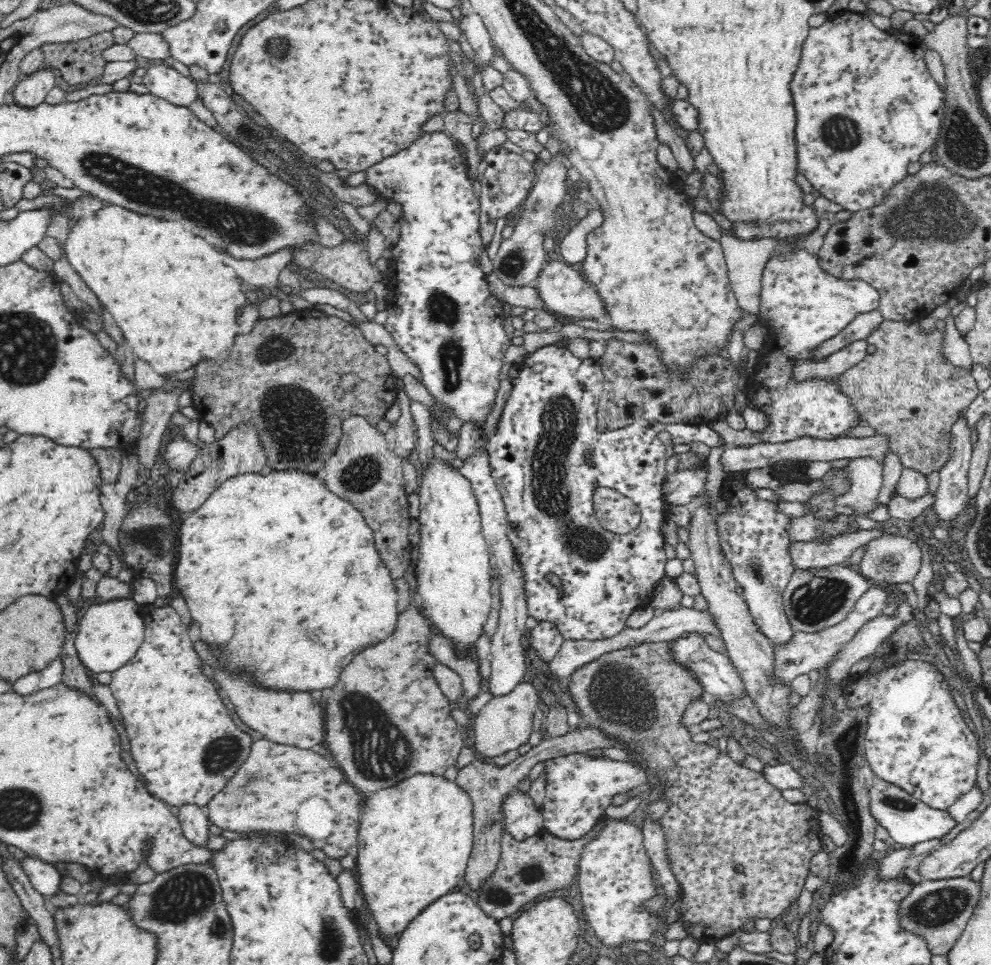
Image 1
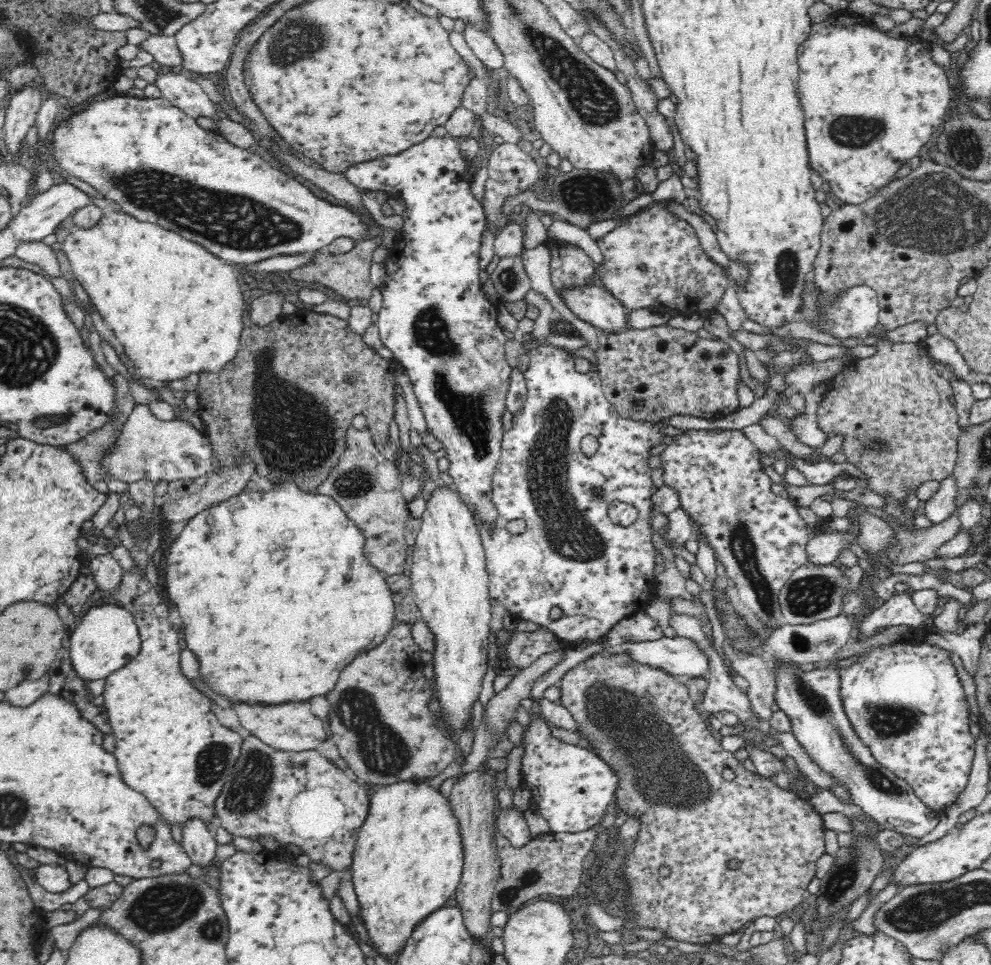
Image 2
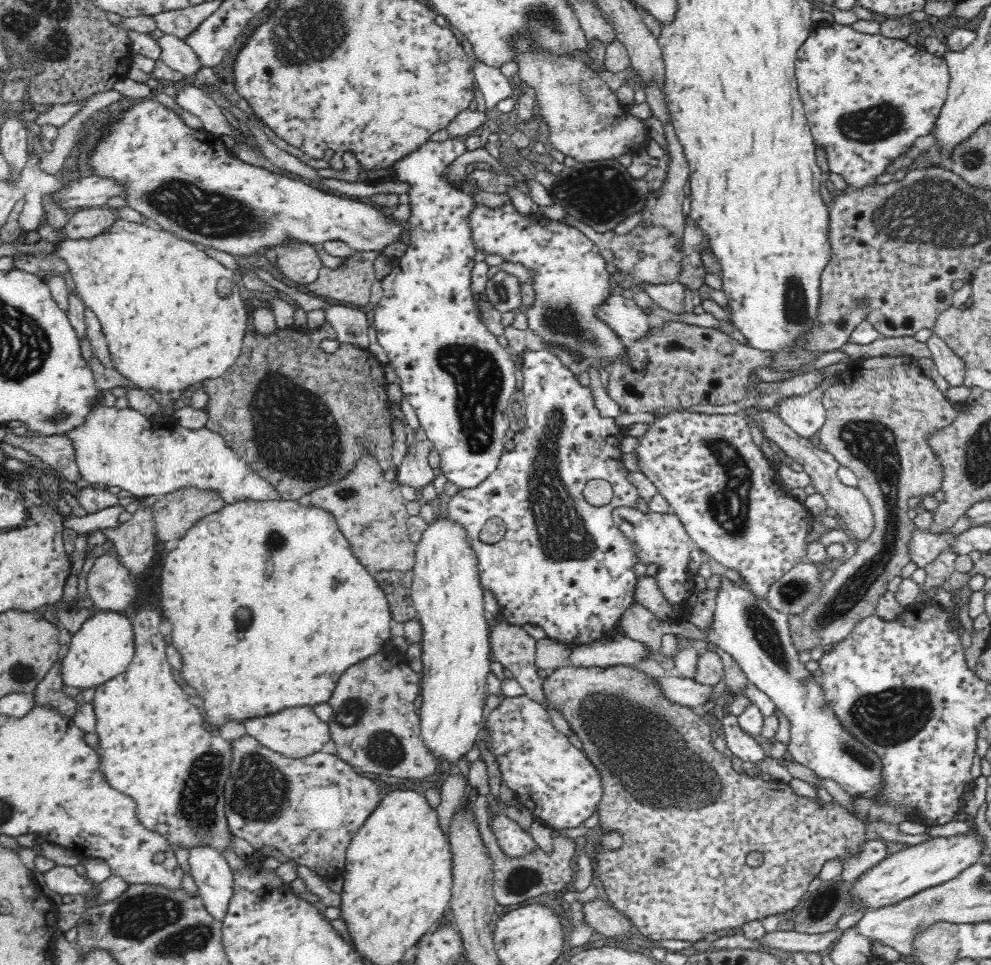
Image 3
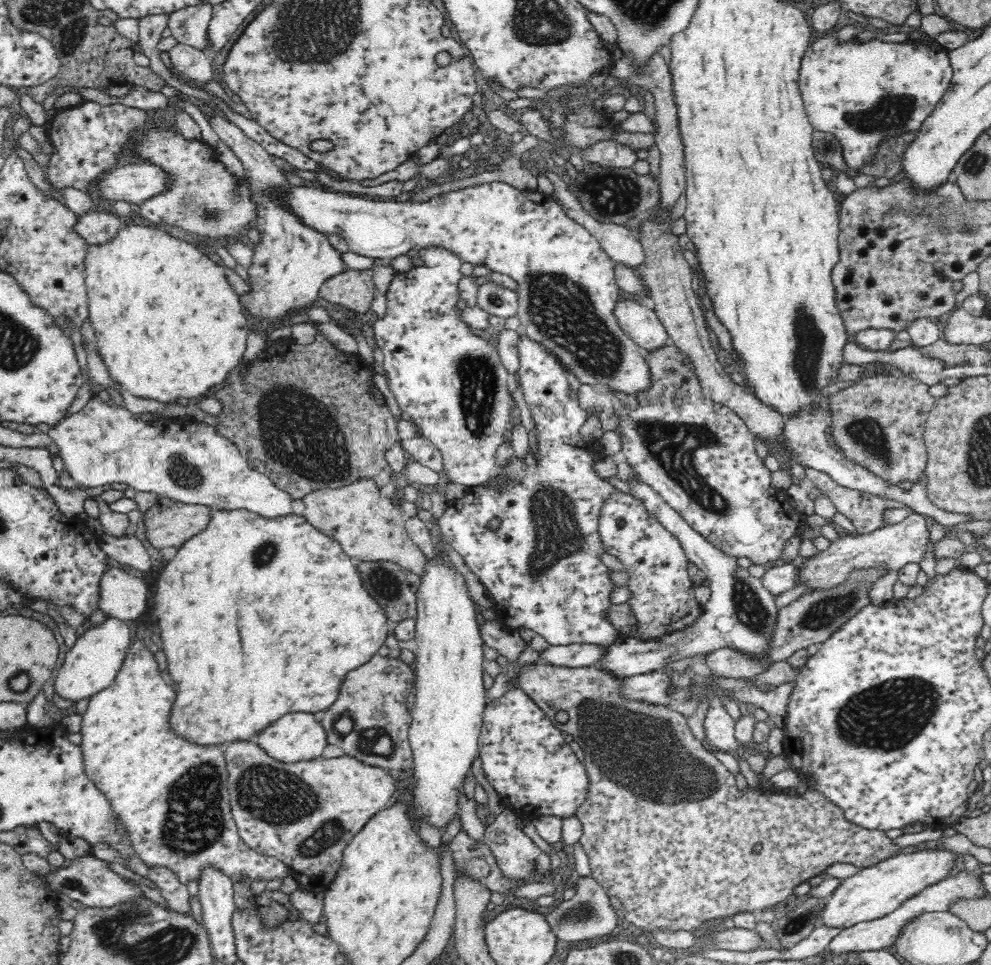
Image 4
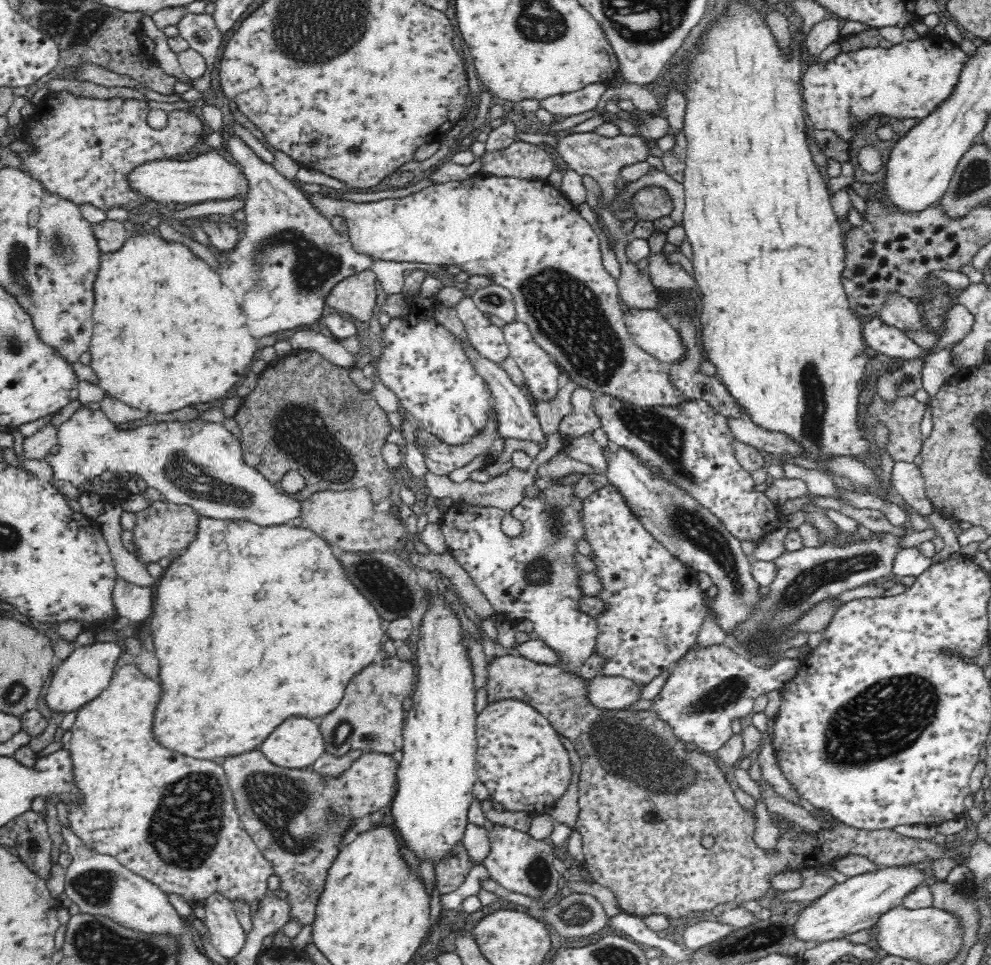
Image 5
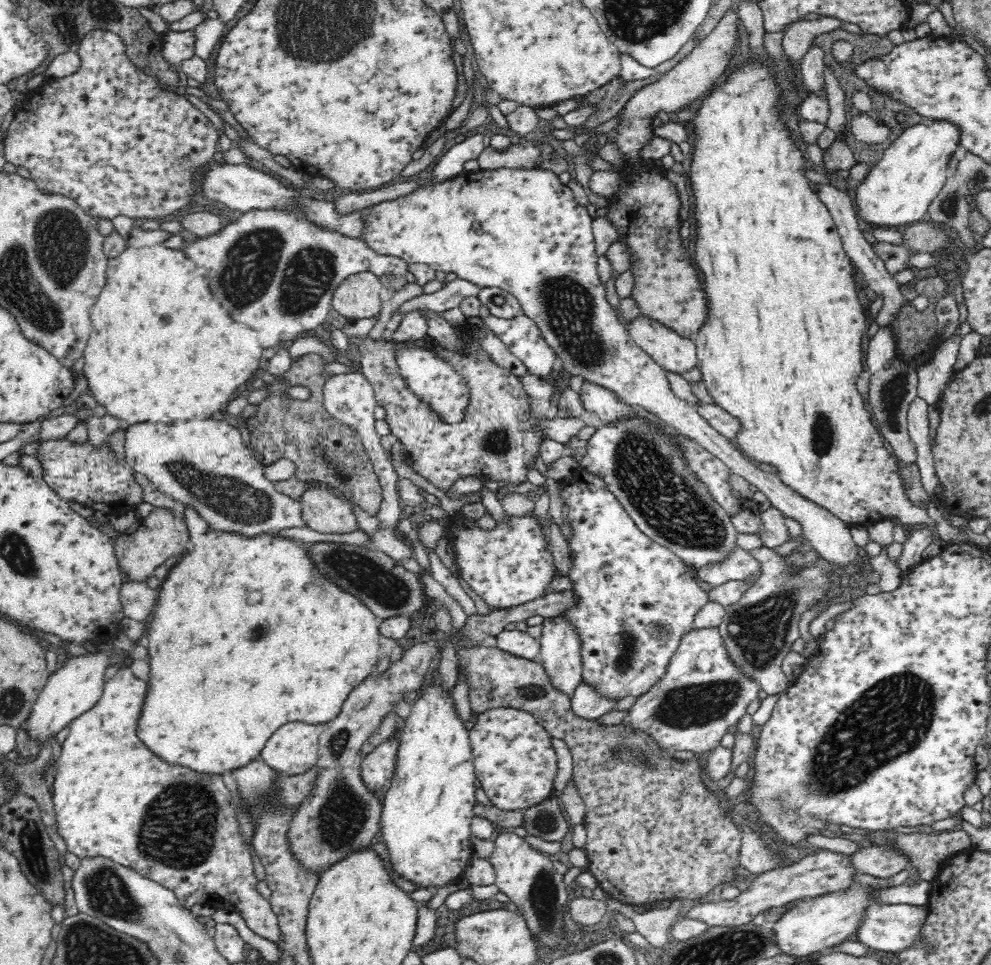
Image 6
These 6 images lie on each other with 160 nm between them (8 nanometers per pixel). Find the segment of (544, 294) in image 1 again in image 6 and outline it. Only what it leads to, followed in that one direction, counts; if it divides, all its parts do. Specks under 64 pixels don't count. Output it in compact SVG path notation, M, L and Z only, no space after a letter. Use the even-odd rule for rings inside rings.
M638 315L627 323L630 337L663 369L682 374L697 366L697 347L693 338L685 338L672 327L648 315Z

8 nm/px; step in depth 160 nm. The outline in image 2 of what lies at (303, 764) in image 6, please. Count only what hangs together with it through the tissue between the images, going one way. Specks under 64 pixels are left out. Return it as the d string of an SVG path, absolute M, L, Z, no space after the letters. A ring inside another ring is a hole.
M234 702L232 704L240 723L256 738L277 750L302 752L315 750L326 740L326 722L312 714L310 702L282 702L282 704L246 704Z

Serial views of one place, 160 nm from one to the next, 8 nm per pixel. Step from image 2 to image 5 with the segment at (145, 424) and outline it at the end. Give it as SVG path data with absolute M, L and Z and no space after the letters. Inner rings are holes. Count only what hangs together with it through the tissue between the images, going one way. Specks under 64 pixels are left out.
M81 404L68 420L57 427L57 443L60 446L58 453L50 454L46 461L52 466L55 478L70 482L81 493L91 491L94 480L100 479L106 472L110 472L112 476L126 472L134 480L142 480L149 488L158 490L166 500L194 507L202 517L246 519L260 526L274 526L288 523L299 516L301 501L282 494L256 467L246 464L236 435L220 423L202 419L155 421L122 430L102 410L94 411Z

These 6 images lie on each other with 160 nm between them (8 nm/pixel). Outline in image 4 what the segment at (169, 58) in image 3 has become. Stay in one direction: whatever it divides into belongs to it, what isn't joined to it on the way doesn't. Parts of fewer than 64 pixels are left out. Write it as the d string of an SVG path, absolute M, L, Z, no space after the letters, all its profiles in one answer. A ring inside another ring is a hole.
M176 43L168 51L168 56L174 68L182 72L186 78L192 78L202 84L207 84L212 80L213 58L206 50Z

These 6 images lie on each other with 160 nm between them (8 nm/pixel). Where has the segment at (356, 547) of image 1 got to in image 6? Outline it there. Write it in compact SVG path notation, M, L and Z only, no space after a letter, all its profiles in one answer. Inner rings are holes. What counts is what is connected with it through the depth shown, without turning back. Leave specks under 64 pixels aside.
M184 509L184 520L194 549L186 552L168 571L157 601L152 611L152 622L148 626L149 690L144 706L144 718L140 720L140 738L144 744L168 762L180 762L182 766L192 766L194 770L204 772L222 772L232 770L261 757L260 750L264 742L276 732L282 724L300 720L312 725L324 725L340 712L340 706L352 686L362 682L370 673L375 672L380 650L380 629L378 617L356 595L348 594L338 584L334 584L326 574L314 570L314 559L310 557L310 545L300 540L280 536L268 531L257 535L244 535L240 531L212 529L194 509Z

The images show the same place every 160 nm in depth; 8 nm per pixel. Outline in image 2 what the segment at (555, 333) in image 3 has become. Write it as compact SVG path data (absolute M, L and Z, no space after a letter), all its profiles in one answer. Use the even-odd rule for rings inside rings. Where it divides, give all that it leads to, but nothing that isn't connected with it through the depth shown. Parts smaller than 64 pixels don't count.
M563 241L550 244L553 255L550 271L554 289L598 283L596 264L580 247Z

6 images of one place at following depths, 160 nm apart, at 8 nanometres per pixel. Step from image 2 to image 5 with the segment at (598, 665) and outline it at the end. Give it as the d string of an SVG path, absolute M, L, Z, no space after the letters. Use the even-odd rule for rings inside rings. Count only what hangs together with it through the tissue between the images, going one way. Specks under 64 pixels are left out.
M504 655L492 657L488 662L488 681L486 687L489 693L489 703L498 702L506 698L516 698L517 700L523 700L530 706L538 710L550 723L551 726L557 731L559 735L565 736L572 741L576 750L574 756L578 763L580 763L581 769L579 770L579 778L577 780L578 791L578 816L576 817L576 824L574 824L574 831L578 831L578 834L582 835L582 846L584 853L584 868L588 870L588 875L594 878L595 882L609 888L616 896L616 900L619 904L619 908L624 913L628 913L634 916L666 916L666 918L686 918L686 916L692 916L695 912L708 912L720 904L744 904L744 902L750 902L750 900L762 900L772 888L772 880L778 876L778 874L784 874L784 872L790 872L790 870L804 870L804 868L826 868L833 866L836 860L844 858L844 856L863 856L867 858L871 864L876 864L878 867L907 865L908 863L927 862L927 856L931 856L932 873L940 880L944 881L948 873L956 867L958 864L958 858L952 855L952 848L940 847L929 840L909 838L908 836L902 836L902 834L896 833L892 829L883 830L864 830L860 828L853 828L847 826L844 822L838 820L830 810L820 807L818 816L814 814L812 816L814 821L818 821L821 824L820 830L816 832L809 832L805 830L797 822L789 820L784 815L774 818L772 816L772 826L778 830L778 839L773 849L764 849L756 845L754 836L757 830L758 813L756 810L748 811L746 807L740 804L740 801L734 795L734 790L730 787L730 784L726 781L726 774L718 767L716 758L714 755L708 755L706 752L700 750L688 750L685 742L675 734L675 728L671 726L666 720L663 720L657 712L653 710L603 710L602 707L596 707L590 700L590 684L587 679L572 673L560 665L540 664L530 660L522 655ZM706 836L712 836L714 838L714 845L711 848L705 848L702 845L702 838Z

